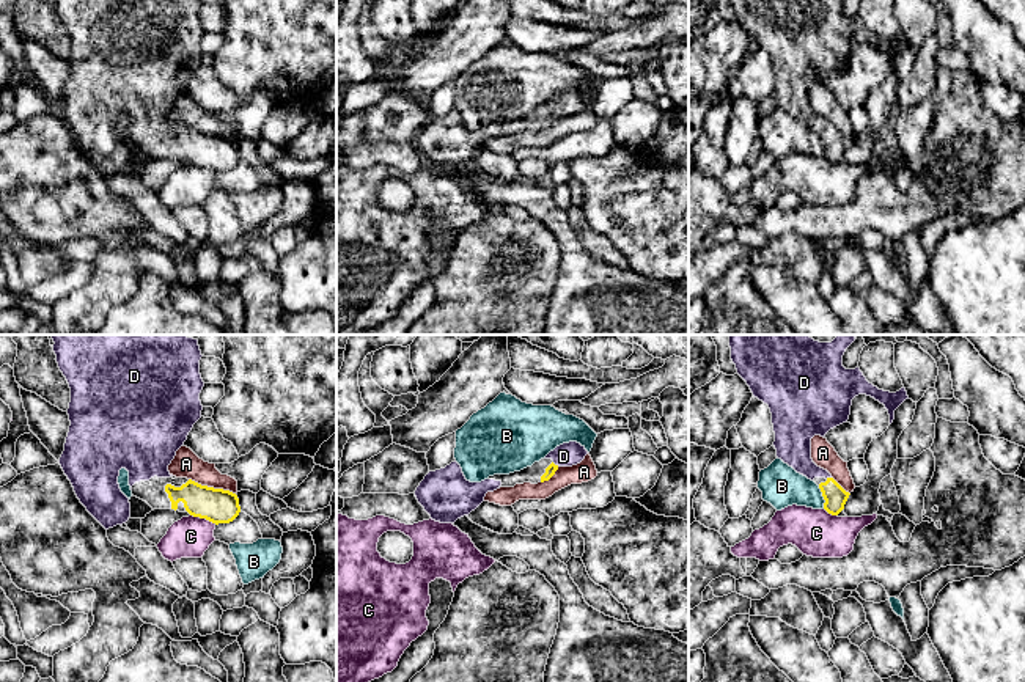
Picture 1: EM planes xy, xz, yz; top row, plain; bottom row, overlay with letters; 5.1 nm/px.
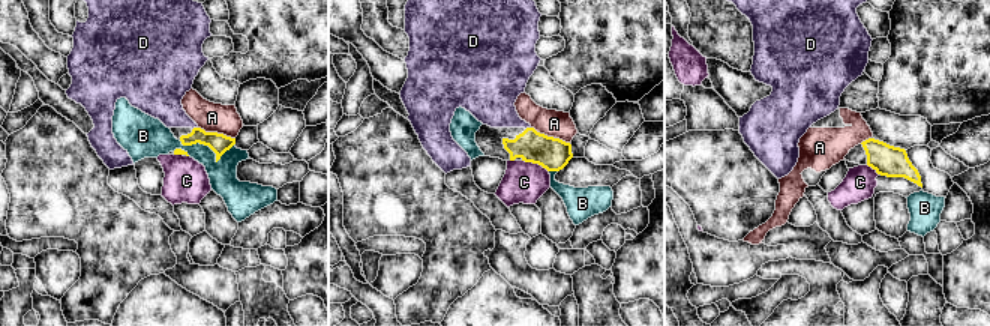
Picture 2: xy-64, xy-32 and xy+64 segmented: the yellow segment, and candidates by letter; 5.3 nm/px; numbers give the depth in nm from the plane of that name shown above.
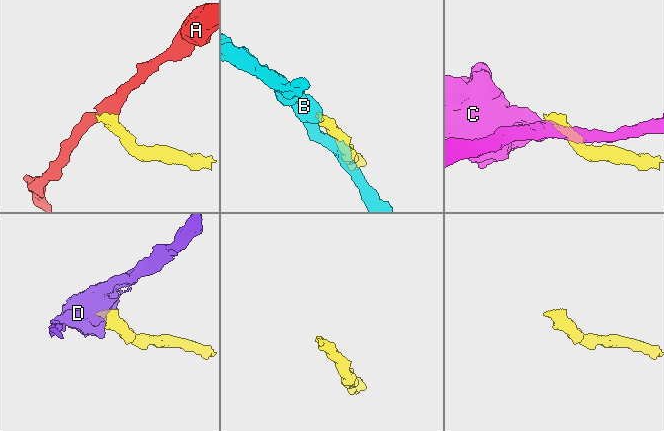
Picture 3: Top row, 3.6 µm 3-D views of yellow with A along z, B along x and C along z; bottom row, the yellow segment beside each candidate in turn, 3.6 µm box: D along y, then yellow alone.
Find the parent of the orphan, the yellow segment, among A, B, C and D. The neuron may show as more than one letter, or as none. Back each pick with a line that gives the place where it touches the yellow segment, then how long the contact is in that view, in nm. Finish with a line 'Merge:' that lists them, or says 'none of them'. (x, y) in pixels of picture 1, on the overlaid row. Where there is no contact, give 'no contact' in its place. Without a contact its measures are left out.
D: contact xz (554, 464); length 40 nm
Merge: D

